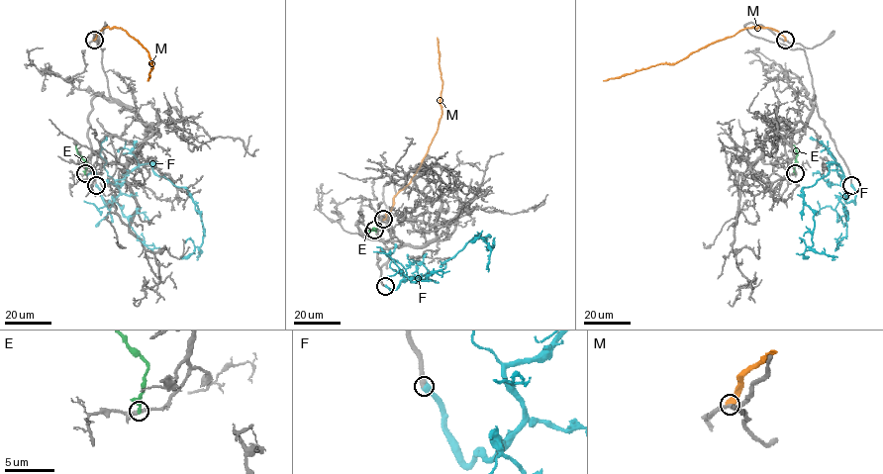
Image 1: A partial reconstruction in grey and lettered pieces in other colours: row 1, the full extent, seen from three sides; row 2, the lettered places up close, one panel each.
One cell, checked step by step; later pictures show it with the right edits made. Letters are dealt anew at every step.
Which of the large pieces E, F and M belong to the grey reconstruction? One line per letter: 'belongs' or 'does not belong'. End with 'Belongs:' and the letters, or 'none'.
E: does not belong
F: belongs
M: does not belong
Belongs: F

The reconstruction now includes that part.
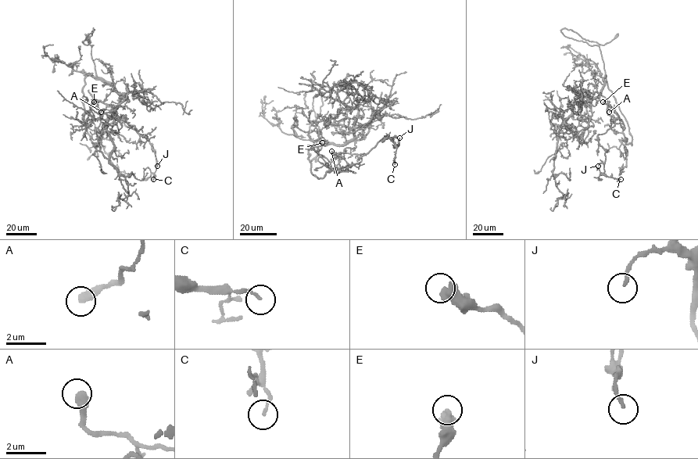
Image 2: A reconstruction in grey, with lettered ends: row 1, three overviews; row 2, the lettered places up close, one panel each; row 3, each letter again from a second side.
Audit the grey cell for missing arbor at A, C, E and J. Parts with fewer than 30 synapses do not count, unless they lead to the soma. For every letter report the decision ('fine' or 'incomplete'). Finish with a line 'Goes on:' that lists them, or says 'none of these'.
A: fine
C: fine
E: fine
J: fine
Goes on: none of these

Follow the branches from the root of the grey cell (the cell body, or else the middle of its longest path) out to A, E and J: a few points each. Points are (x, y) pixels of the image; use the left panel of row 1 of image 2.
A: (84, 86), (82, 102), (84, 125), (94, 145), (102, 138), (99, 130), (114, 120), (109, 110), (101, 112)
E: (84, 86), (82, 102), (84, 125), (94, 145), (102, 138), (90, 113), (94, 102)
J: (84, 86), (84, 120), (92, 143), (102, 138), (100, 130), (126, 118), (127, 127), (145, 134), (157, 166)

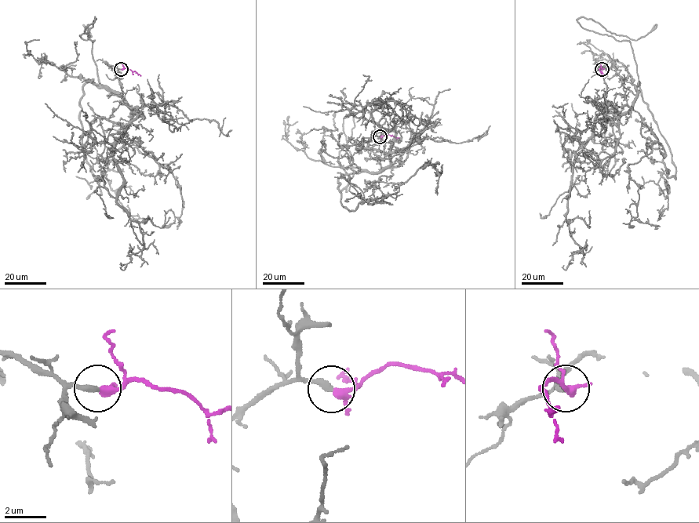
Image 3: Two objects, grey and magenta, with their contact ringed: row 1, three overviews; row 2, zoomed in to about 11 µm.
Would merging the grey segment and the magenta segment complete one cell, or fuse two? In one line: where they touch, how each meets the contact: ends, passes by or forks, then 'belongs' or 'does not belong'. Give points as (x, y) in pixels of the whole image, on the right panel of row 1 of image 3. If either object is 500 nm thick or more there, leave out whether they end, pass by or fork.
at (602, 69); grey ends there; magenta passes by; belongs

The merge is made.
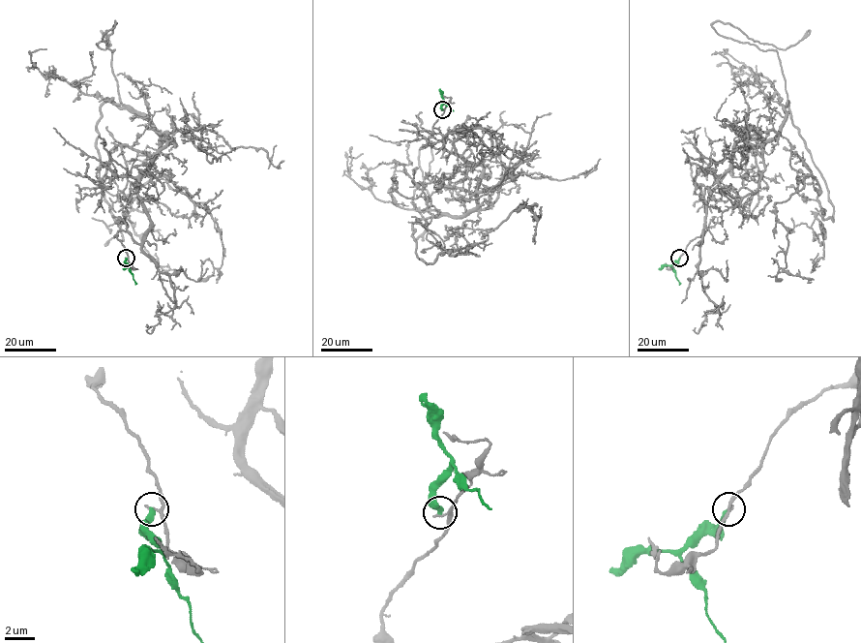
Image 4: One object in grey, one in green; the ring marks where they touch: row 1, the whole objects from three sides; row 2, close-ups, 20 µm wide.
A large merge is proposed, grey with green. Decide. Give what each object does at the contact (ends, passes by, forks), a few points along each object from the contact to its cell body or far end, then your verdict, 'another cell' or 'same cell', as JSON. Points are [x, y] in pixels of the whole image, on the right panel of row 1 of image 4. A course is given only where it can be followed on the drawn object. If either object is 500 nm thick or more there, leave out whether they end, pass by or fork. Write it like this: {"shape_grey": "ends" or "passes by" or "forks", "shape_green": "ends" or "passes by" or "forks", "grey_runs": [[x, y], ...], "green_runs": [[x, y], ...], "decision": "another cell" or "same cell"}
{"shape_grey": "passes by", "shape_green": "ends", "grey_runs": [[680, 259], [787, 101], [833, 205], [808, 175], [774, 203], [783, 269], [814, 280]], "green_runs": [[679, 259], [671, 267], [680, 284]], "decision": "another cell"}

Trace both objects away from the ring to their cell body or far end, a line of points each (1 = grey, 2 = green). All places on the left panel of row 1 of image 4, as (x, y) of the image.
1: (126, 259), (167, 142), (106, 101), (109, 211), (171, 175), (220, 230), (218, 280)
2: (126, 259), (136, 284)

